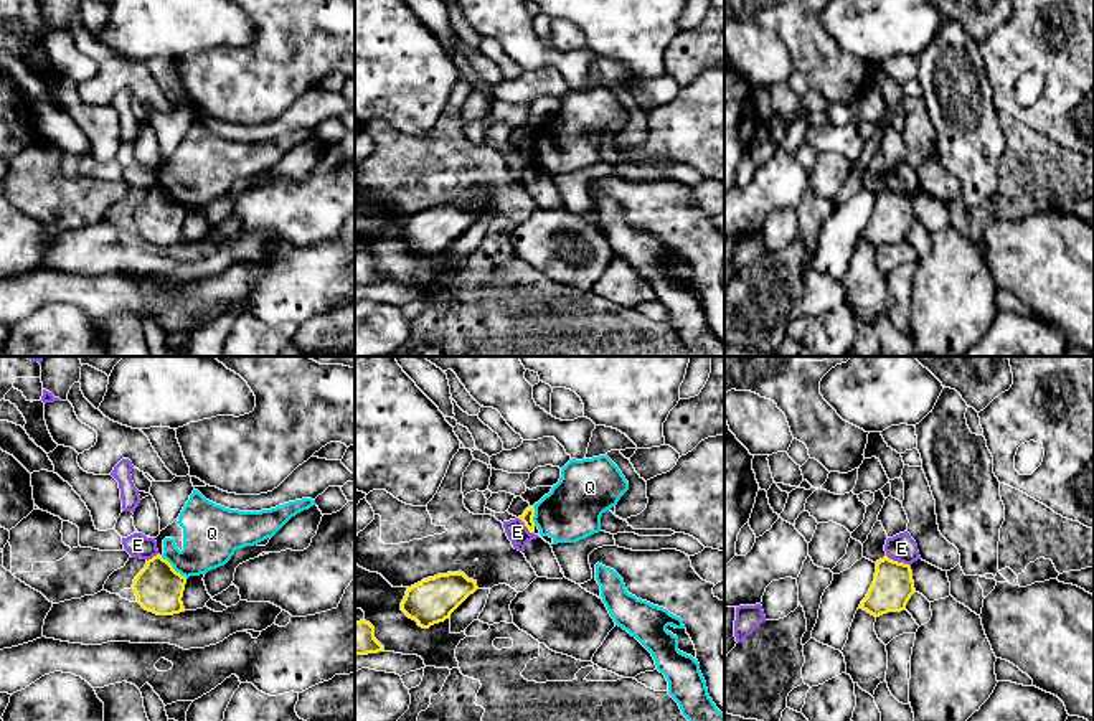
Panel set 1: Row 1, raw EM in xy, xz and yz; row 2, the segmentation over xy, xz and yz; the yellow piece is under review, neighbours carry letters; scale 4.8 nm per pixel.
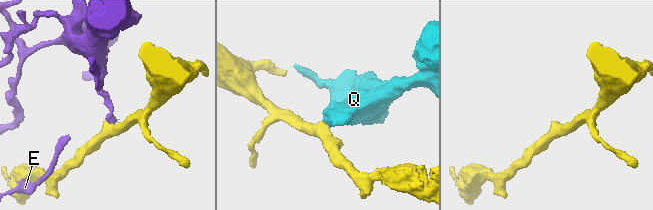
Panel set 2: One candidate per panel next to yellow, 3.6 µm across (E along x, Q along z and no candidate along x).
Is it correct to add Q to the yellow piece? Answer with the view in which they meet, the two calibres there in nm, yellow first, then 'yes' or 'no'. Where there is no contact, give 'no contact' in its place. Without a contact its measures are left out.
contact in xy; calibres 240 and 280 nm; no

